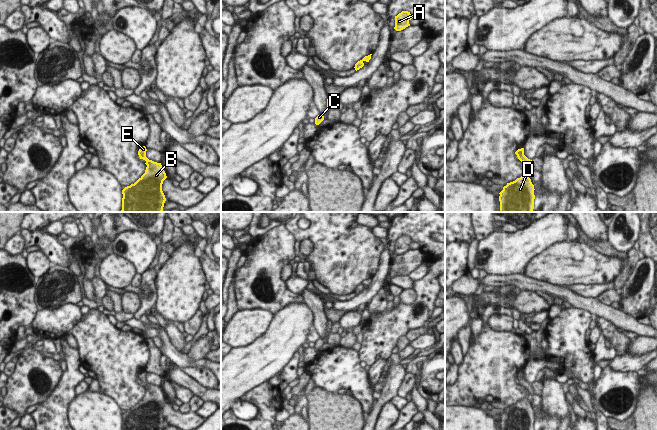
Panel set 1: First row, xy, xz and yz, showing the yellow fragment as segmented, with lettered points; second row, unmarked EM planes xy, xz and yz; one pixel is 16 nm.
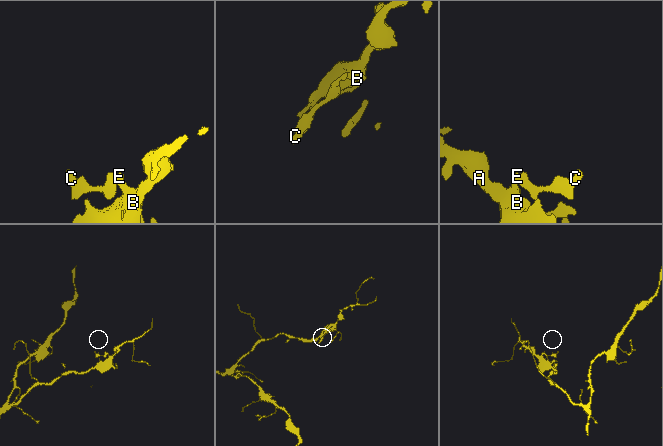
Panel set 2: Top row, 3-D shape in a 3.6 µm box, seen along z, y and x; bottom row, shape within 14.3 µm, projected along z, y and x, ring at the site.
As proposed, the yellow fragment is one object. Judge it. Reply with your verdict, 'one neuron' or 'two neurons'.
two neurons

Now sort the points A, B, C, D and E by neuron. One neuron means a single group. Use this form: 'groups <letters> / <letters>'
groups A B D E / C

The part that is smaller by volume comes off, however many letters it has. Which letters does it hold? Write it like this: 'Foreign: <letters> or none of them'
Foreign: C

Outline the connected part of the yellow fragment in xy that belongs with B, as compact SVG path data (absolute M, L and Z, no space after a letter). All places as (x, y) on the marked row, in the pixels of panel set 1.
M143 146L138 151L140 159L146 161L145 173L130 186L125 187L122 190L122 210L120 212L162 212L164 203L166 201L165 195L162 191L163 181L167 178L164 168L161 163L149 160L146 157L146 147Z

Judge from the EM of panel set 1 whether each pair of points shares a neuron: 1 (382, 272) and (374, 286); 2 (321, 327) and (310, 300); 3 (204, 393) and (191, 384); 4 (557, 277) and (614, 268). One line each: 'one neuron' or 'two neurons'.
1: one neuron
2: one neuron
3: one neuron
4: one neuron

